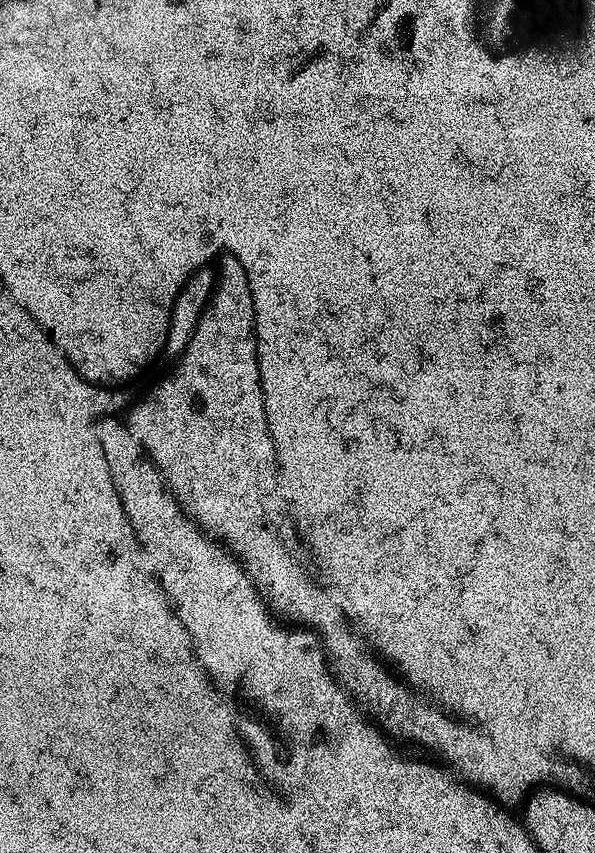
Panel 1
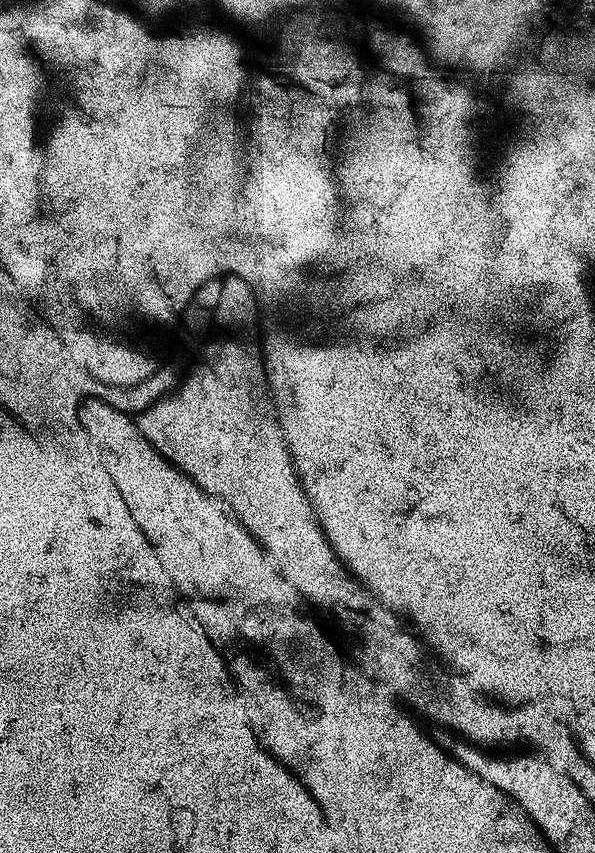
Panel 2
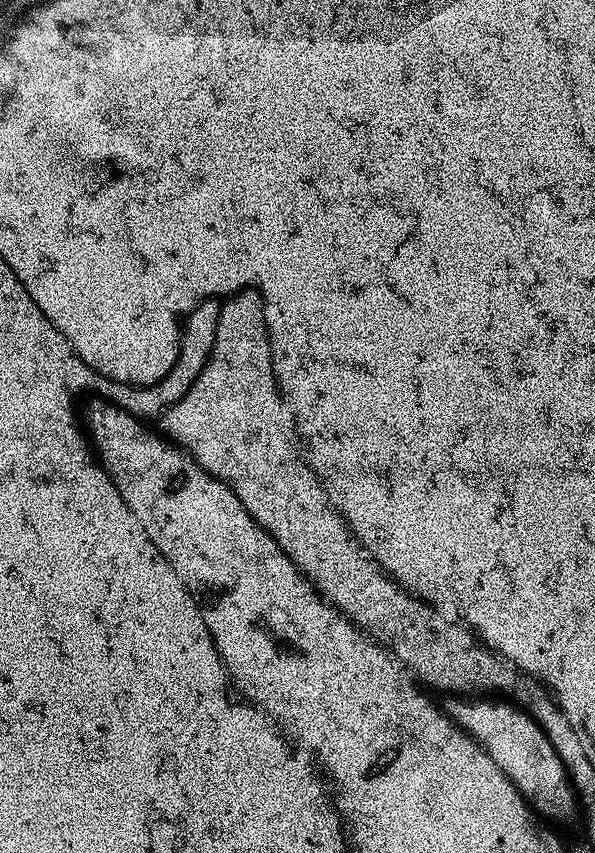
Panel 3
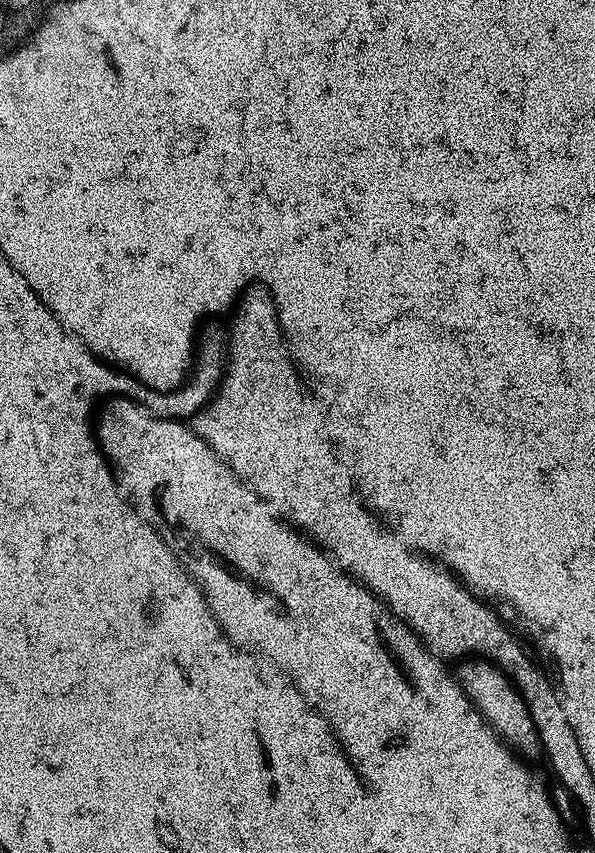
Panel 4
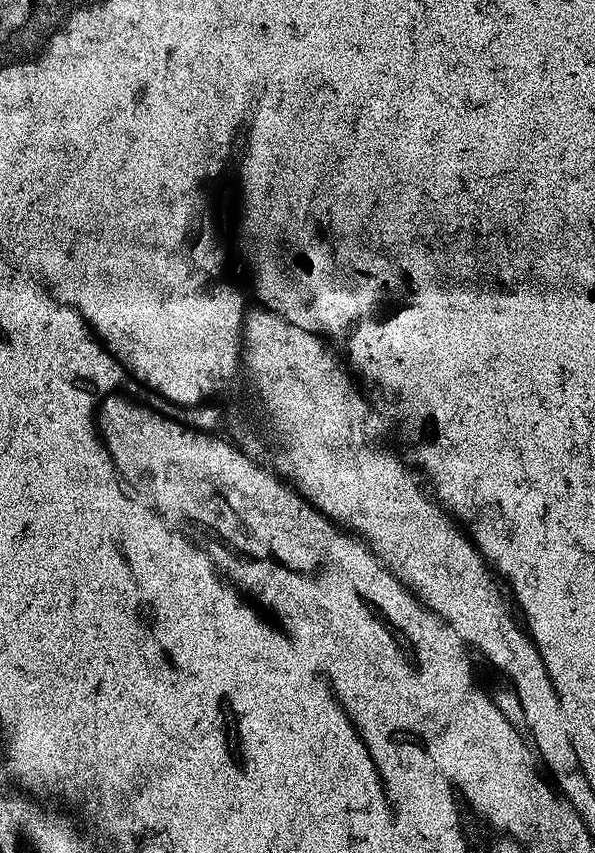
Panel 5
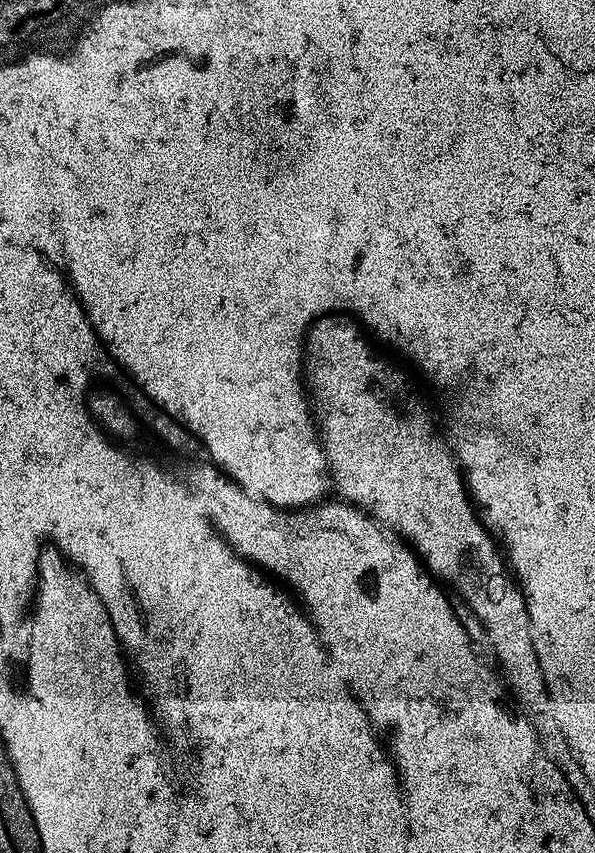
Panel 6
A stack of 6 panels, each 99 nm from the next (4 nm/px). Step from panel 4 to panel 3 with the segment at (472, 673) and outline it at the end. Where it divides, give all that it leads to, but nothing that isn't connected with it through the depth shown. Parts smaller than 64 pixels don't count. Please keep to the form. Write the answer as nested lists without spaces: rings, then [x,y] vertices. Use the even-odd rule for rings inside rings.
[[[469,698],[465,703],[452,705],[452,712],[460,720],[458,728],[465,735],[469,735],[472,741],[496,763],[498,770],[502,770],[506,778],[510,778],[513,786],[523,794],[525,800],[541,817],[549,816],[552,820],[568,820],[575,812],[577,815],[578,801],[576,793],[572,790],[572,781],[569,780],[568,772],[564,769],[562,758],[558,758],[554,746],[550,746],[550,738],[546,738],[546,734],[538,726],[535,718],[524,711],[519,704],[504,698],[492,699],[496,700]]]

